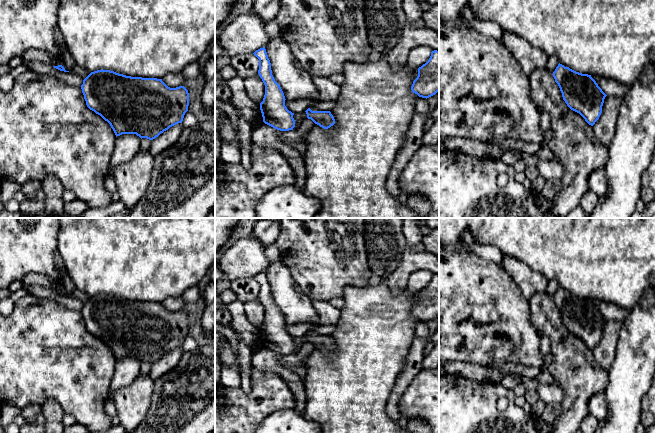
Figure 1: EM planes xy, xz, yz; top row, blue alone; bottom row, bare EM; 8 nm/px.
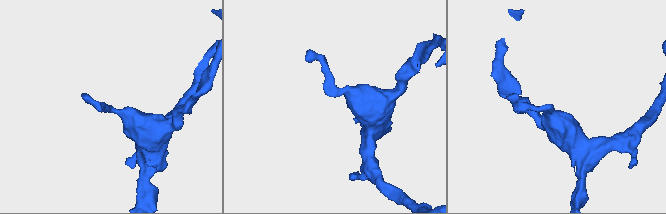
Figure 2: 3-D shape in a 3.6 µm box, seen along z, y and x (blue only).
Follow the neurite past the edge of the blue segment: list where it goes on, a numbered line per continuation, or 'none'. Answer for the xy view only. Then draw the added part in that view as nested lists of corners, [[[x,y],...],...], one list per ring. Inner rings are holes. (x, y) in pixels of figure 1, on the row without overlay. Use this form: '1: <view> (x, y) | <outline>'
none

